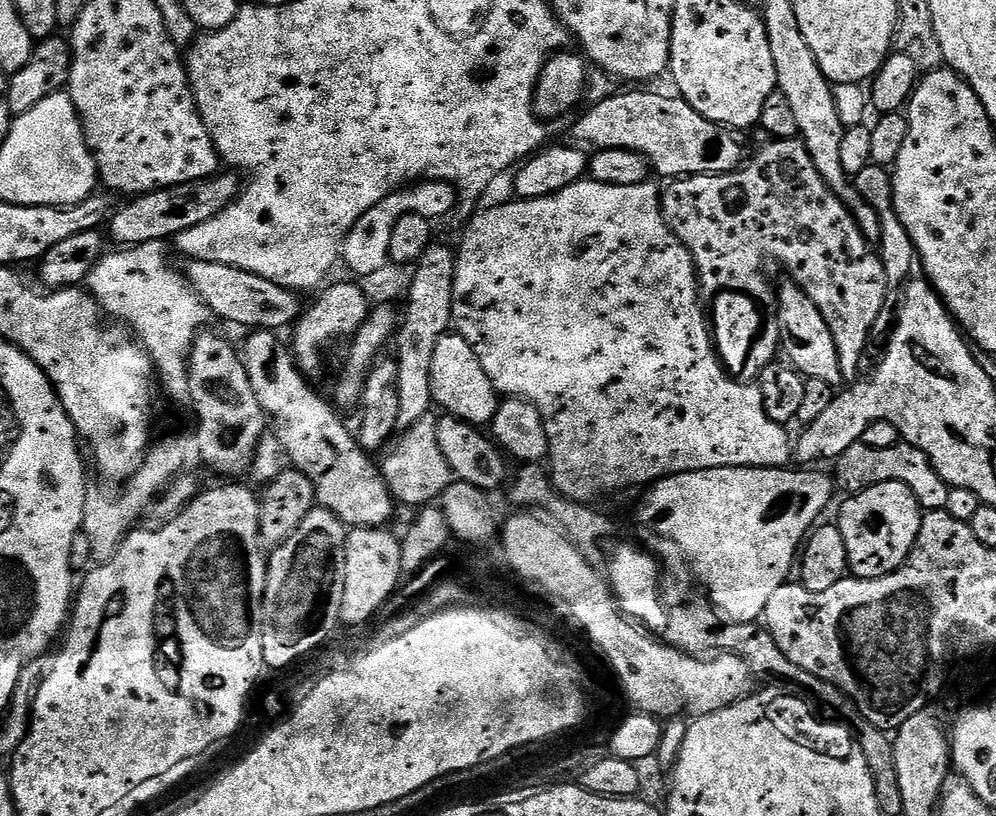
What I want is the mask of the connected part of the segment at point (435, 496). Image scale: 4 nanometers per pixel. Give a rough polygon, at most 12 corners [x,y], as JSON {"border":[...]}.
{"border":[[423,416],[382,460],[400,504],[439,501],[454,477]]}

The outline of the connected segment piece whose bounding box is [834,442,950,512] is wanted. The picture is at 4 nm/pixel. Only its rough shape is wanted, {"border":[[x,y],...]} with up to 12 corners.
{"border":[[907,442],[855,444],[835,475],[855,494],[897,480],[921,509],[948,507],[950,485]]}

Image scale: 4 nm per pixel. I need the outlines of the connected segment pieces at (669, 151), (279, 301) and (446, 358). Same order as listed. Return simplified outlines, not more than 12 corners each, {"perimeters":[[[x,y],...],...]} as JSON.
{"perimeters":[[[620,92],[575,117],[592,150],[667,178],[735,172],[749,133],[685,100]],[[191,261],[202,302],[247,330],[281,330],[301,297],[258,274]],[[458,334],[434,346],[435,407],[491,425],[502,403]]]}

